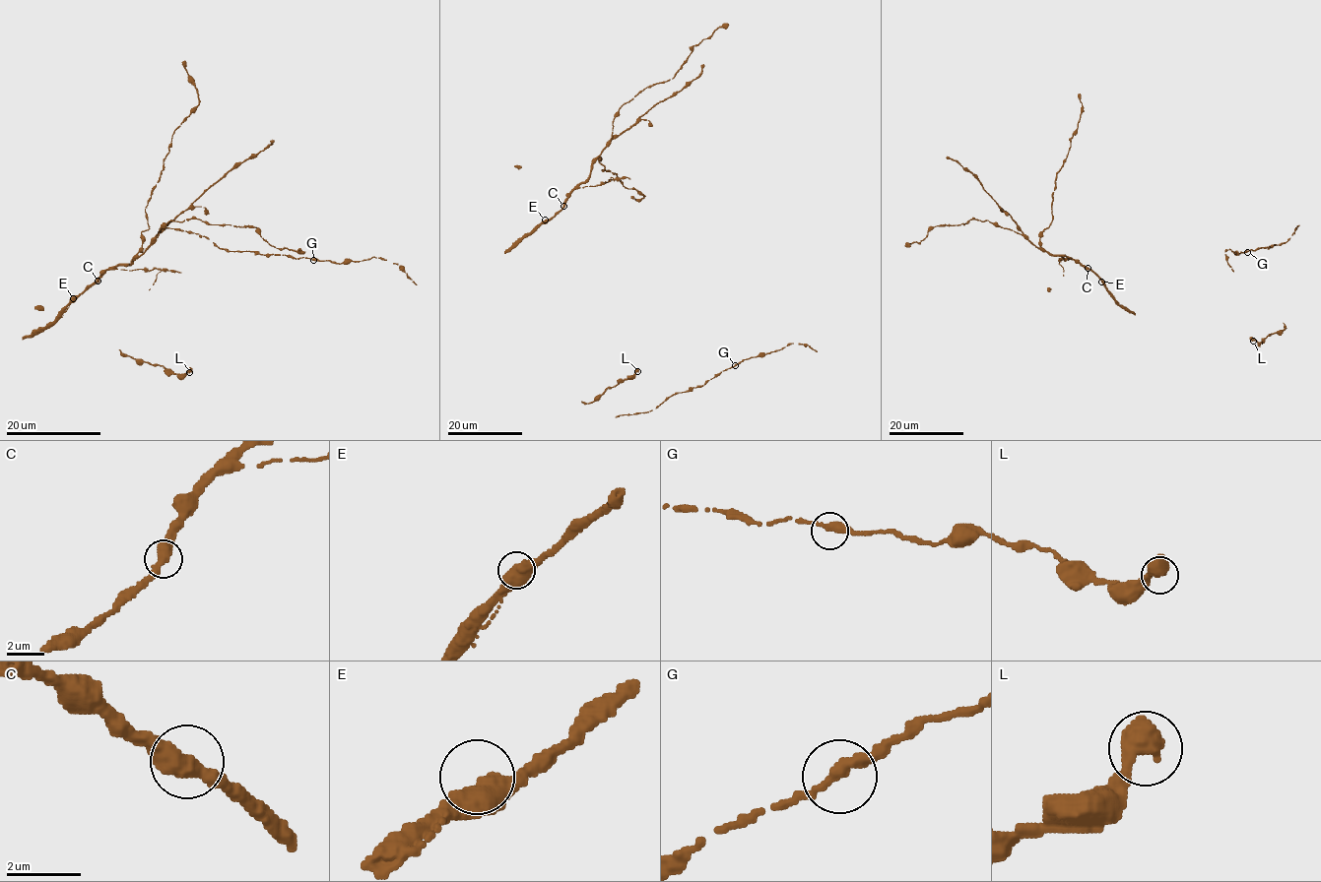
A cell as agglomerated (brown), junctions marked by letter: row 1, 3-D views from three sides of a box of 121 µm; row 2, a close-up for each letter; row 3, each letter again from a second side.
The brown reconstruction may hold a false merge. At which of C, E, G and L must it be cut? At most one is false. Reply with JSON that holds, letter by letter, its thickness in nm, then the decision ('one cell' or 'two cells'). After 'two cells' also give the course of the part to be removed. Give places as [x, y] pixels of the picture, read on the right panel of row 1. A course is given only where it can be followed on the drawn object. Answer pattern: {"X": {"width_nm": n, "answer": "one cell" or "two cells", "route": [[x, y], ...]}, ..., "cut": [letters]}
{"C": {"width_nm": 460, "answer": "one cell"}, "E": {"width_nm": 550, "answer": "one cell"}, "G": {"width_nm": 320, "answer": "one cell"}, "L": {"width_nm": 460, "answer": "one cell"}, "cut": []}

